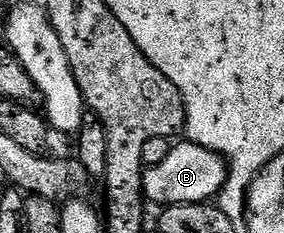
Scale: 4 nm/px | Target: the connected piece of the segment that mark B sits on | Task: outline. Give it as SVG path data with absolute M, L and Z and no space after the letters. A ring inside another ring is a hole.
M179 140L171 148L168 159L156 167L146 169L142 175L142 195L151 206L201 205L217 198L226 182L226 158L208 151L191 141ZM179 143L179 145L178 145Z

